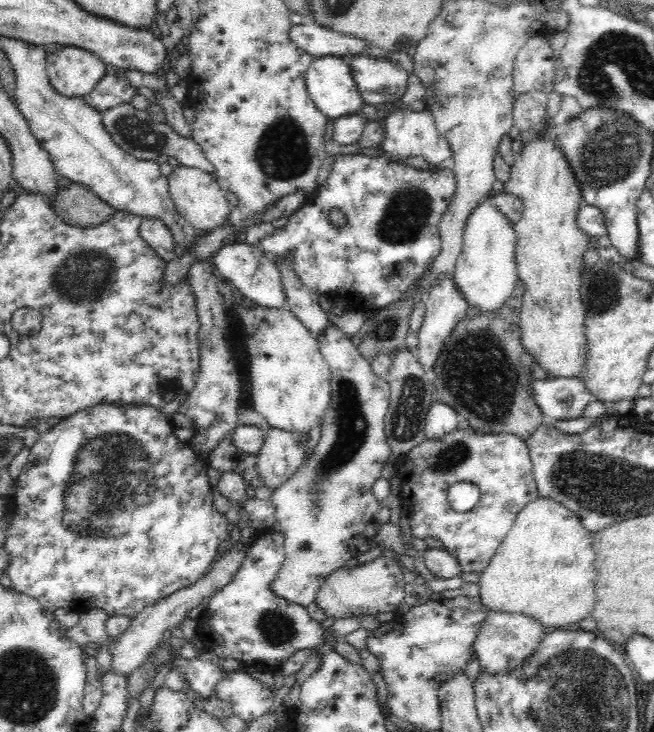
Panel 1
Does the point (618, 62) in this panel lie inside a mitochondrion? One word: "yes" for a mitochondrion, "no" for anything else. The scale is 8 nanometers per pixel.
yes

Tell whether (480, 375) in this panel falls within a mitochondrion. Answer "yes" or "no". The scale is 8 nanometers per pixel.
yes

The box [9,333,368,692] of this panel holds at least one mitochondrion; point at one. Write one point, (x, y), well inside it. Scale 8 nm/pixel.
(113, 480)

